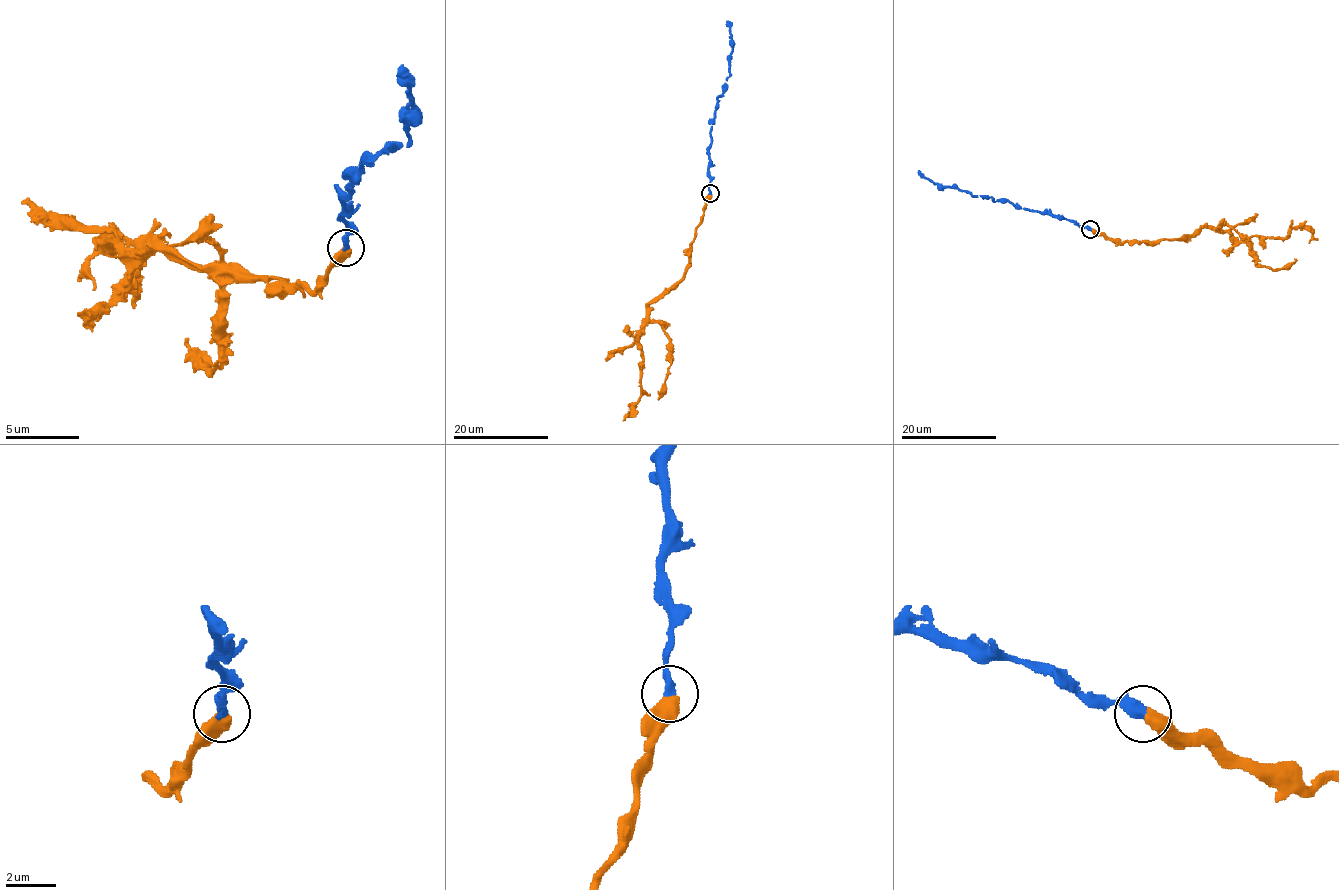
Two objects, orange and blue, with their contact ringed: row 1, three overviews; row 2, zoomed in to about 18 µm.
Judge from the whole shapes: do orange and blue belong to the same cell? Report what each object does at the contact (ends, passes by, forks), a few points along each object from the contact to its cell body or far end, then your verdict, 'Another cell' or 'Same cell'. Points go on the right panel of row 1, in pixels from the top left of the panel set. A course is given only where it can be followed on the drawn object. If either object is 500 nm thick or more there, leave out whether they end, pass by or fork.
Course of orange: (1091, 229), (1140, 242), (1186, 240), (1202, 226), (1239, 240), (1309, 228), (1309, 243). Course of blue: (1090, 229), (1007, 201), (994, 201), (938, 186), (918, 170). Same cell

